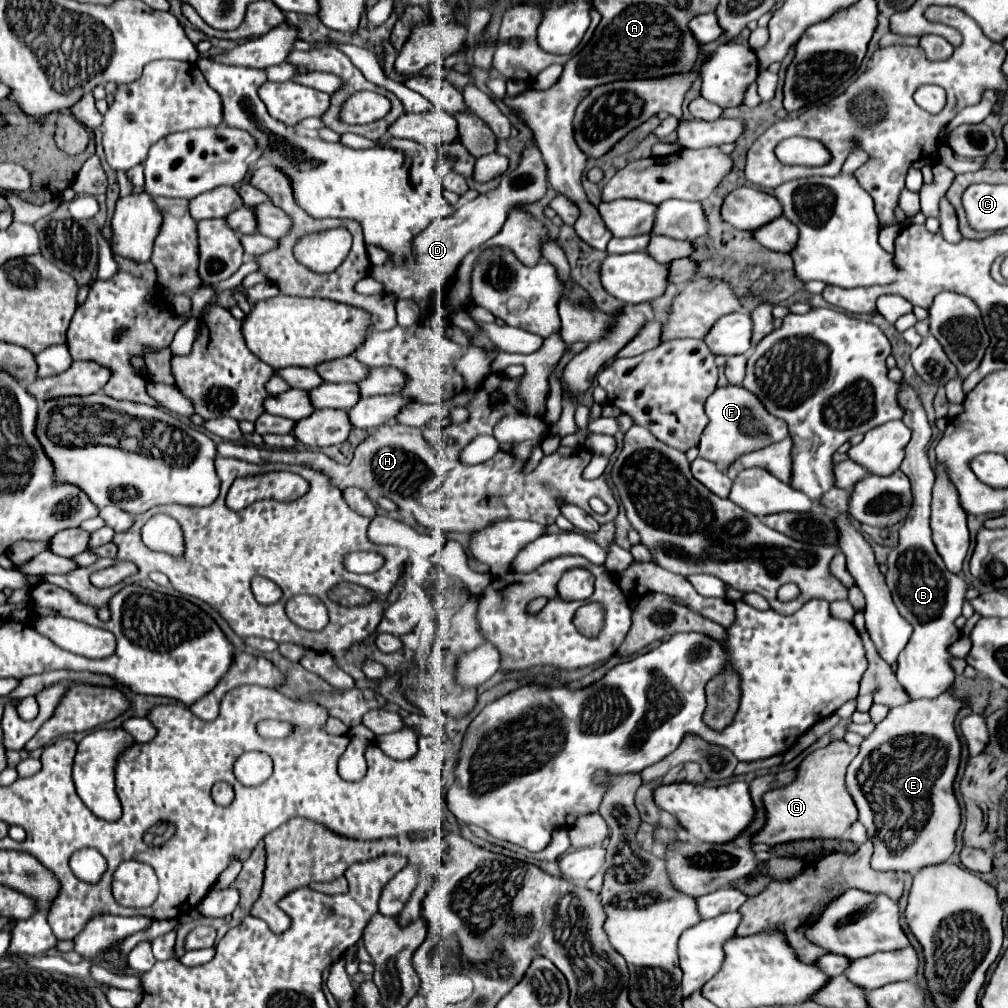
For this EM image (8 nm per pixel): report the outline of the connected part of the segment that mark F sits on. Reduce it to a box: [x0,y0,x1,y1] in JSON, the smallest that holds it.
[700,386,788,470]

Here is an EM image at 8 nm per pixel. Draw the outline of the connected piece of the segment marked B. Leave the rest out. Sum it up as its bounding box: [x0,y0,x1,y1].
[886,380,968,700]

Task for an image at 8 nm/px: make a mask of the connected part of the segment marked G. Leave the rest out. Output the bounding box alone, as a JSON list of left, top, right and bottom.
[754,740,858,846]

